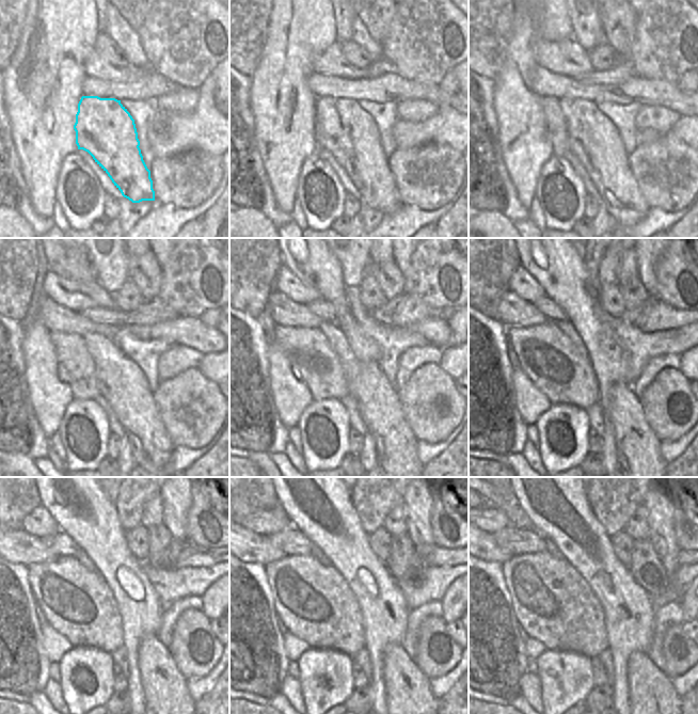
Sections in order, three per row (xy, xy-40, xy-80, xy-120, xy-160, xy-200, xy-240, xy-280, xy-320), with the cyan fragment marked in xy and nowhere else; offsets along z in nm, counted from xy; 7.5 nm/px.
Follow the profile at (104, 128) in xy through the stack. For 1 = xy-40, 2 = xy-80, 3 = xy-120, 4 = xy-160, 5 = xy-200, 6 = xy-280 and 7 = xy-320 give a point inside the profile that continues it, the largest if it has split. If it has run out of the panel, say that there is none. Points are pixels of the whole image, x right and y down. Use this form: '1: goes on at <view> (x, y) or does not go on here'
1: goes on at xy-40 (342, 127)
2: goes on at xy-80 (596, 141)
3: goes on at xy-120 (121, 381)
4: goes on at xy-160 (380, 409)
5: goes on at xy-200 (637, 447)
6: goes on at xy-280 (408, 691)
7: goes on at xy-320 (651, 694)

